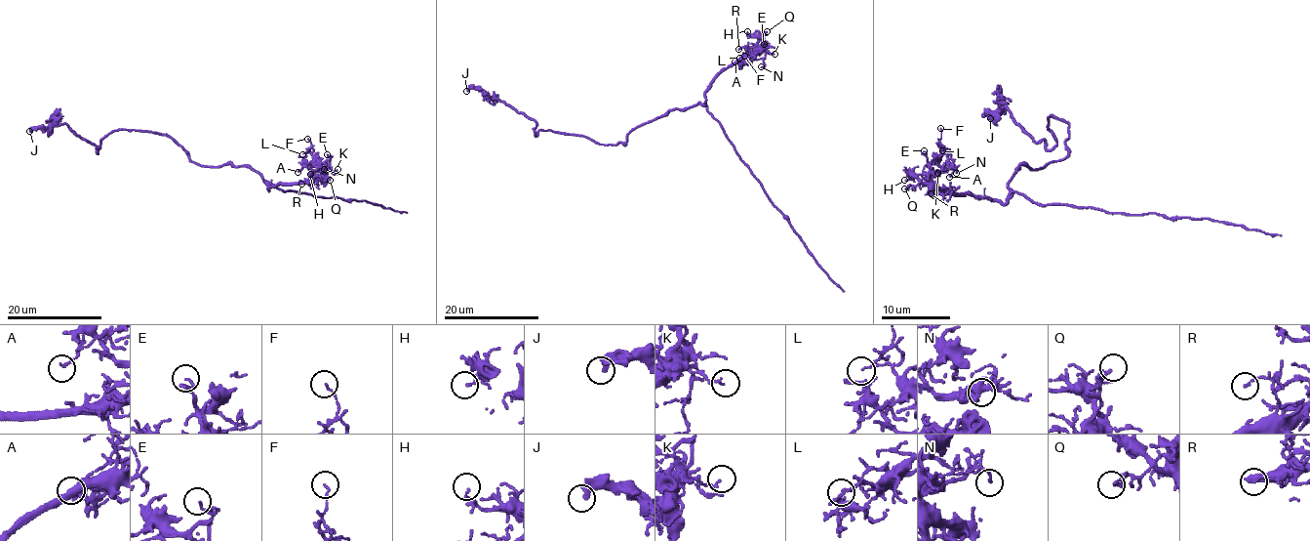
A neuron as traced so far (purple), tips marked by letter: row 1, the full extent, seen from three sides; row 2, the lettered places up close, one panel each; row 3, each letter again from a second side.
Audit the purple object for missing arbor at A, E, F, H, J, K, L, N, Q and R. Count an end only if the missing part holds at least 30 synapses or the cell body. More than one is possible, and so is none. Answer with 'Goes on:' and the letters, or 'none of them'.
Goes on: none of them

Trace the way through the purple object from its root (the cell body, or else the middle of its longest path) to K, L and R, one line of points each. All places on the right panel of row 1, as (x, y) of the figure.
K: (1019, 166), (1008, 184), (1010, 197), (1005, 202), (944, 192), (931, 179), (932, 173), (937, 173)
L: (1019, 166), (1008, 184), (1010, 197), (1005, 202), (947, 193), (929, 175), (940, 145), (942, 150)
R: (1019, 166), (1008, 184), (1010, 197), (1005, 202), (969, 193), (937, 192), (932, 195), (927, 192), (931, 193)

